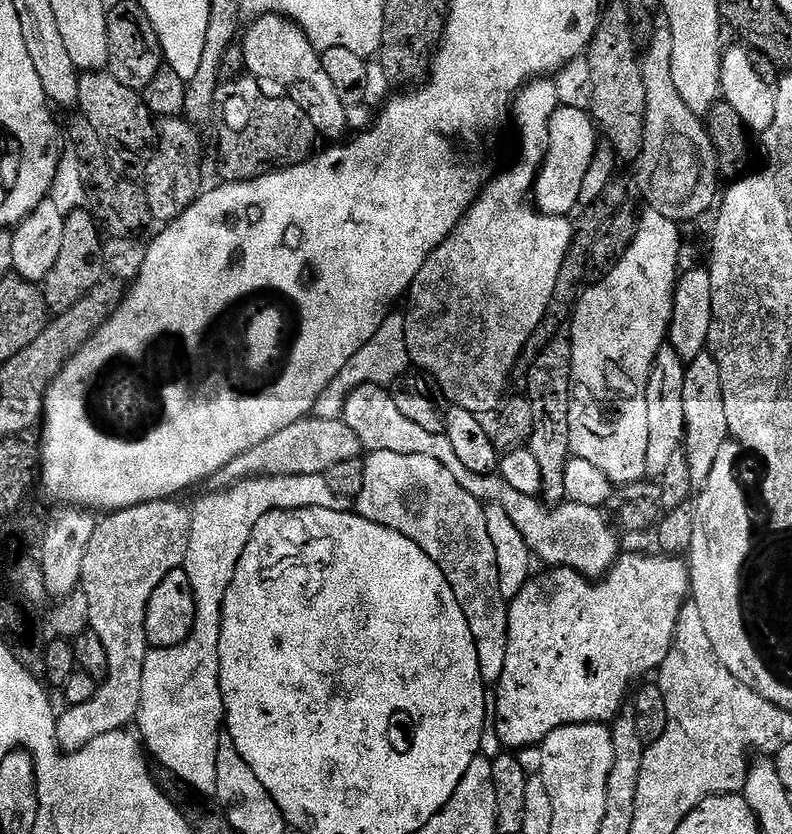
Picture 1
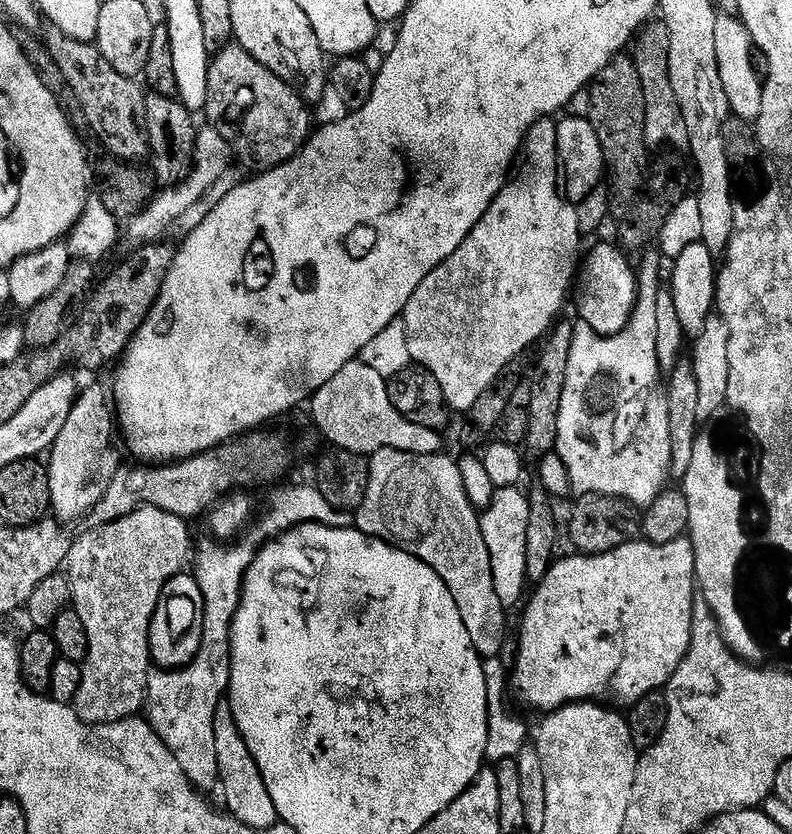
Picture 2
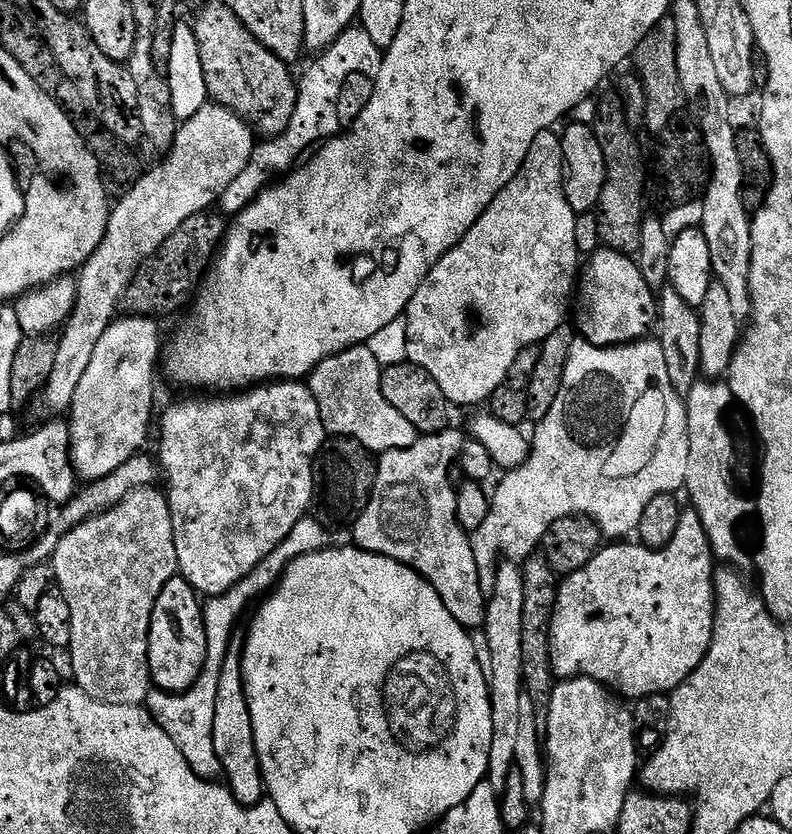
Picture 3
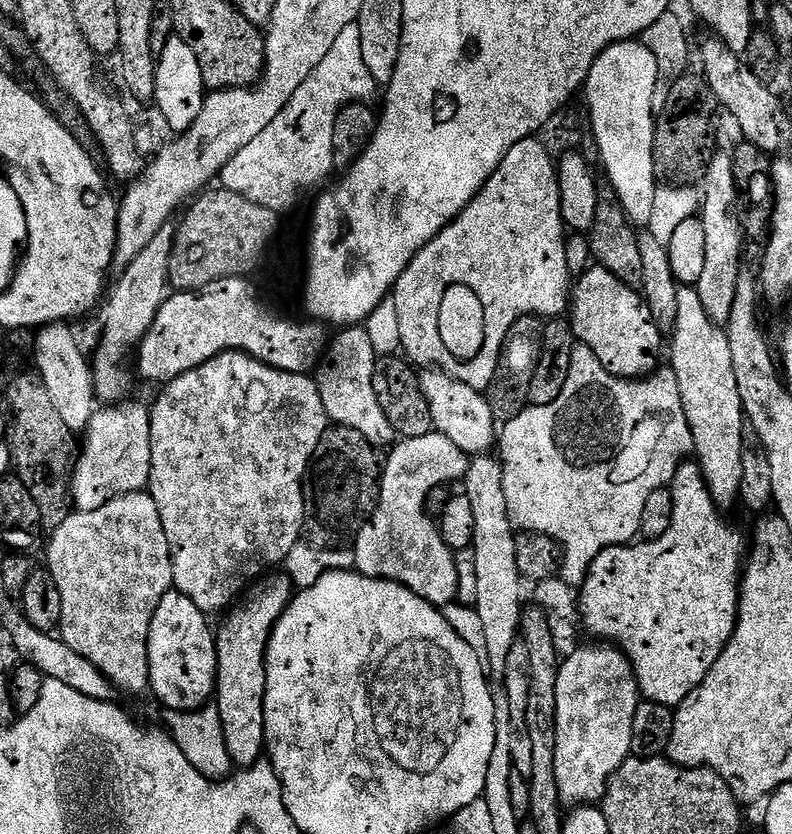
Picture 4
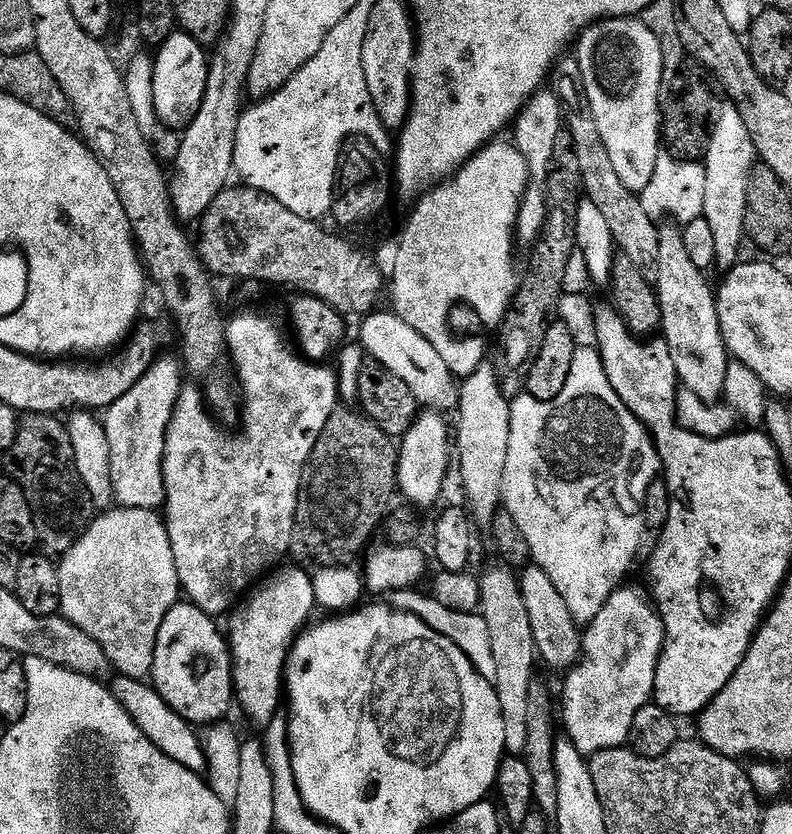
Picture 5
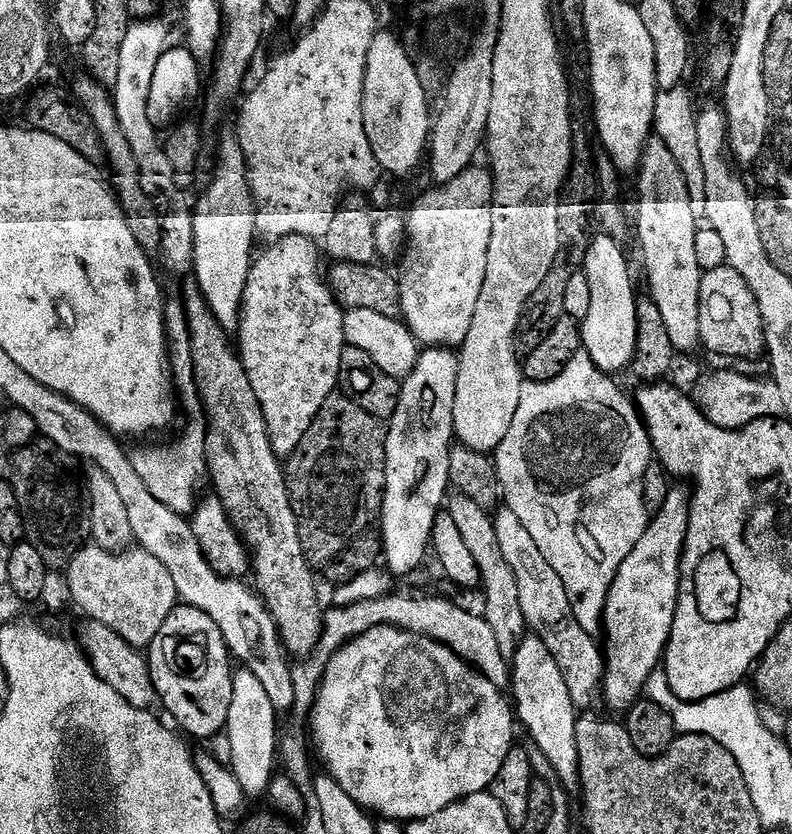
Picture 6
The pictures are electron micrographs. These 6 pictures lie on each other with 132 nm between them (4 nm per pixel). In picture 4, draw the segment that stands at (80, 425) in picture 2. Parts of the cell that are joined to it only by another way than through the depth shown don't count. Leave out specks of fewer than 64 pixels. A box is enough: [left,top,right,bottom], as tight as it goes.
[91,226,176,402]

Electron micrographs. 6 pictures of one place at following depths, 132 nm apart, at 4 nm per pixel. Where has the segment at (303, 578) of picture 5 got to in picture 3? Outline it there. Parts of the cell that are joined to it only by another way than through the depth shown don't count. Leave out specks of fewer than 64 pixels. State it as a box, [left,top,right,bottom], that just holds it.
[214,638,266,806]

